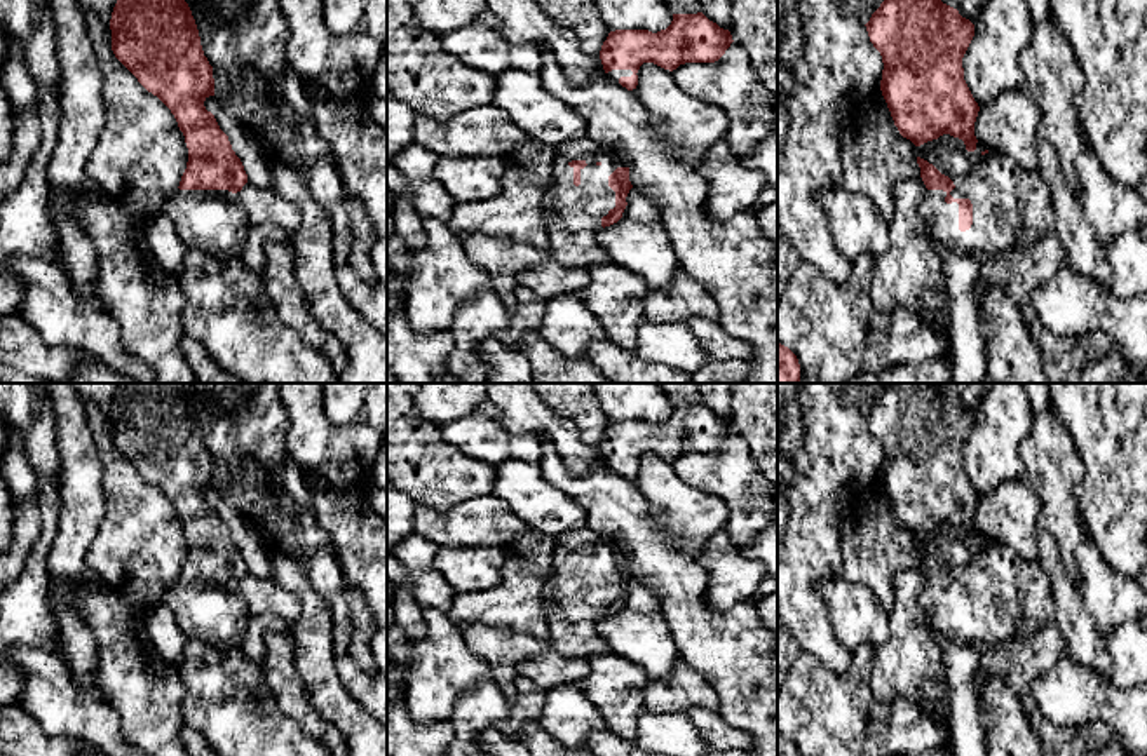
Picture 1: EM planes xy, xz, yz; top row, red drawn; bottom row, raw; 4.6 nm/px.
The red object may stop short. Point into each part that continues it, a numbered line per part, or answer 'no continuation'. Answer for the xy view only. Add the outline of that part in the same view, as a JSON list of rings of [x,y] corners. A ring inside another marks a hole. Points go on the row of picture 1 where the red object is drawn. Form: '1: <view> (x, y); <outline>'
1: xy (208, 220); [[[176,190],[162,211],[173,219],[180,240],[216,258],[239,256],[249,230],[246,213],[235,204],[228,190]]]

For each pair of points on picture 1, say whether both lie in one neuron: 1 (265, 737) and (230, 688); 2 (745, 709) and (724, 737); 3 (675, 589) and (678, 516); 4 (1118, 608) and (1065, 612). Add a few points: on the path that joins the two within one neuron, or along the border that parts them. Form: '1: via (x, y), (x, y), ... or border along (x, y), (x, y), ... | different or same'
1: via (253, 725), (230, 701) | same
2: border along (717, 711), (726, 722), (746, 730), (753, 737) | different
3: border along (651, 516), (678, 549), (694, 558) | different
4: border along (1076, 589), (1083, 610), (1104, 640) | different

